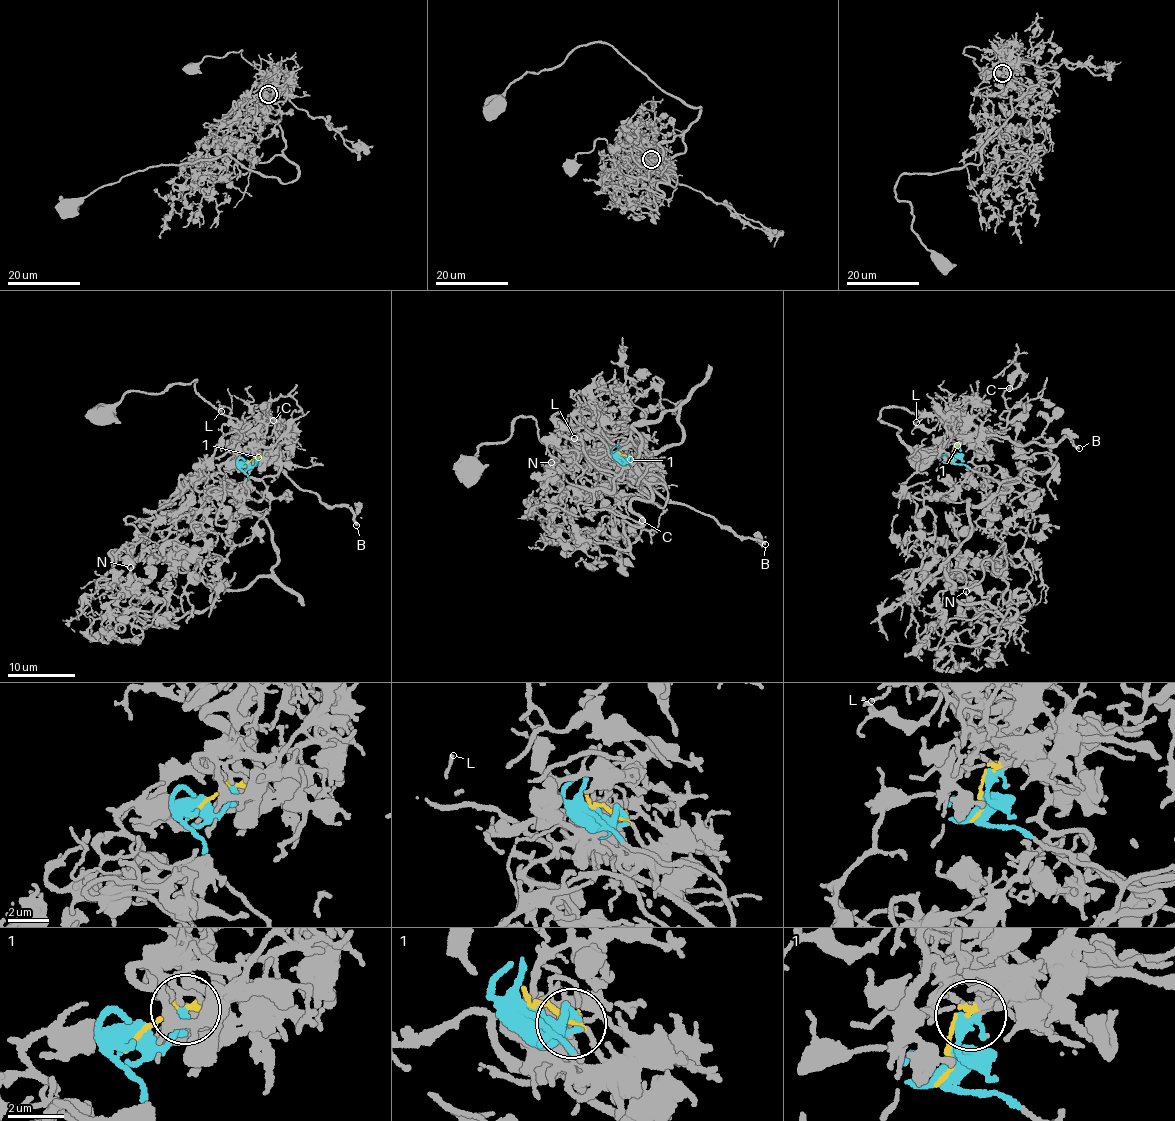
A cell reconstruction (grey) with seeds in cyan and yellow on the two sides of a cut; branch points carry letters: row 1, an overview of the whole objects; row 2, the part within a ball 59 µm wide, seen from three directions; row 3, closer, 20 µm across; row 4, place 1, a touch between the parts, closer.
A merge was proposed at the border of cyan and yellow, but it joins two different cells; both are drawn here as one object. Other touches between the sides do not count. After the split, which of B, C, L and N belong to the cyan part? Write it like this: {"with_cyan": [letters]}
{"with_cyan": ["C", "N"]}

